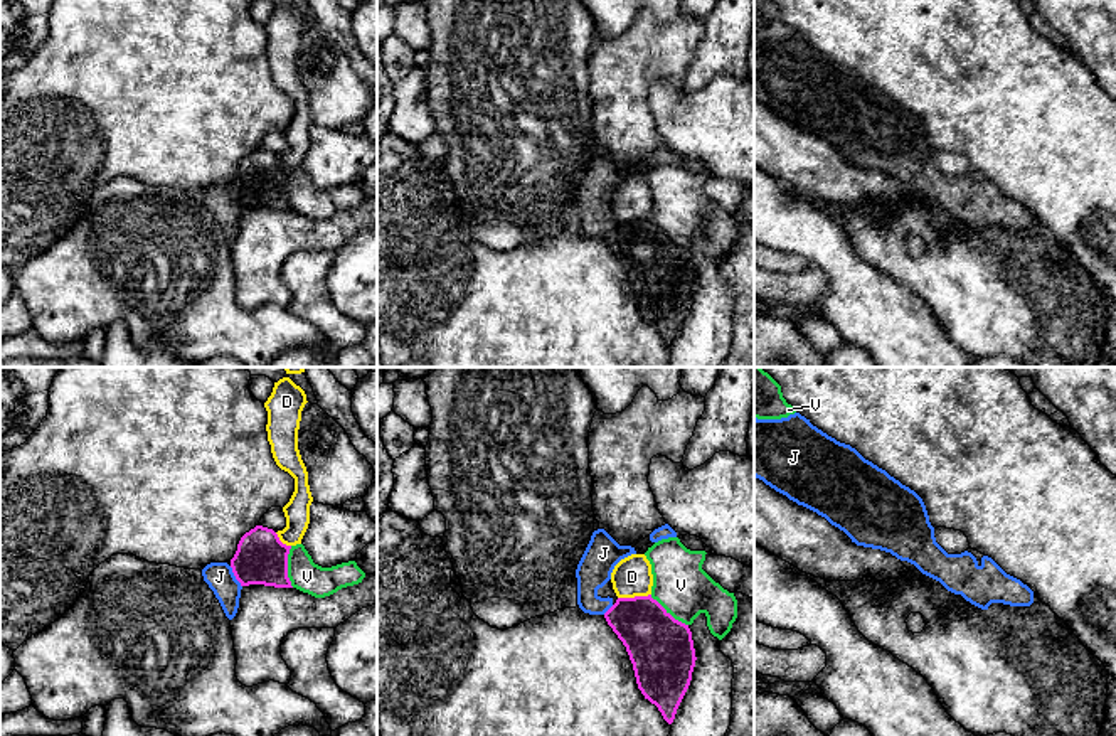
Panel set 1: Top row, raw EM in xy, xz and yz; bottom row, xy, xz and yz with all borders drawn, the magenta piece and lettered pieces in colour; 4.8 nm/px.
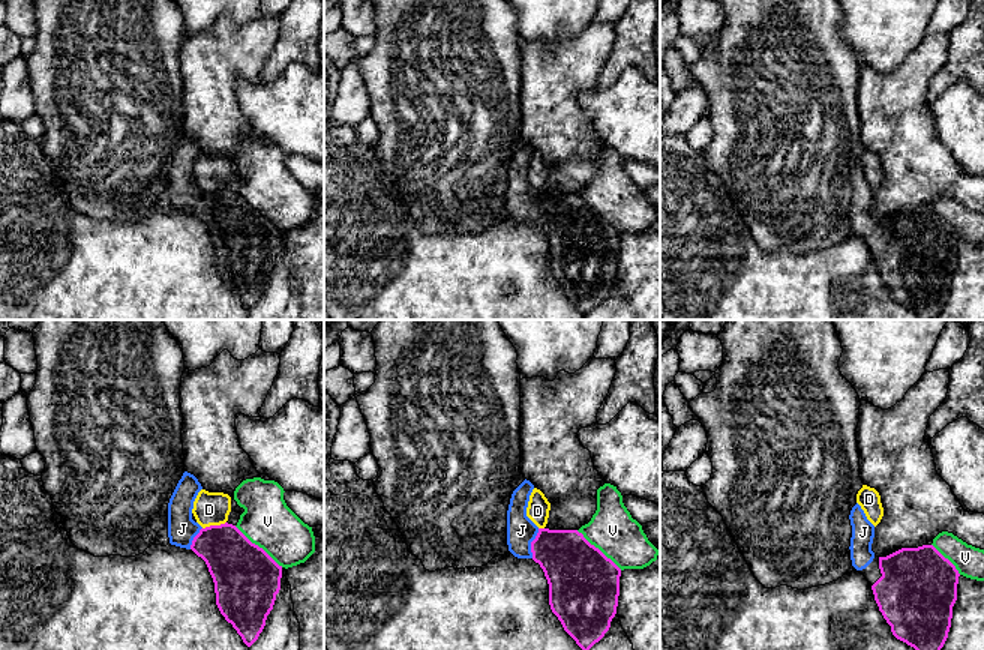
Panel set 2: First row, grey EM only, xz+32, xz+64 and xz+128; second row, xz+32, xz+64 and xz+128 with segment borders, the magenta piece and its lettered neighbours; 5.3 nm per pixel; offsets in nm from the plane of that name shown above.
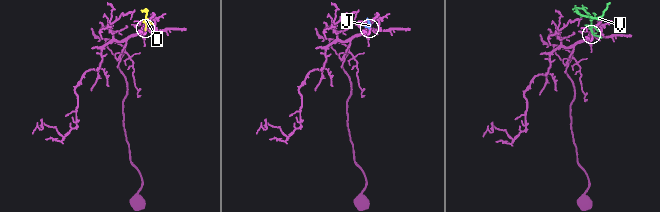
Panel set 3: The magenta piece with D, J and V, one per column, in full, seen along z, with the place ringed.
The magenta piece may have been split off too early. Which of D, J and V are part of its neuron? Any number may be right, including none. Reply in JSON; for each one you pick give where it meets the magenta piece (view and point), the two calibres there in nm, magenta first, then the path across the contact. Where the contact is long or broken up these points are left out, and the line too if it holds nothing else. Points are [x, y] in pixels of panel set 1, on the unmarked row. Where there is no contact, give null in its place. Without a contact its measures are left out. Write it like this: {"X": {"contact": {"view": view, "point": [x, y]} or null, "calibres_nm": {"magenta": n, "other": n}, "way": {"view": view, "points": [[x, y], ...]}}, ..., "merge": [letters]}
{"J": {"contact": {"view": "xy", "point": [234, 197]}, "calibres_nm": {"magenta": 240, "other": 140}, "way": {"view": "xy", "points": [[261, 181], [234, 197], [219, 199]]}}, "merge": ["J"]}

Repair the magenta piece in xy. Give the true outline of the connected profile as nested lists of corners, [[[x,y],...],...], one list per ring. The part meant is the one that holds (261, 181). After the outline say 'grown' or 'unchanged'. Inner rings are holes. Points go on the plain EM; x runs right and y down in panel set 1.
[[[256,148],[241,160],[229,187],[210,185],[202,192],[204,204],[229,243],[237,236],[244,209],[293,211],[288,200],[290,172],[291,168],[283,167],[273,152]]] | grown

